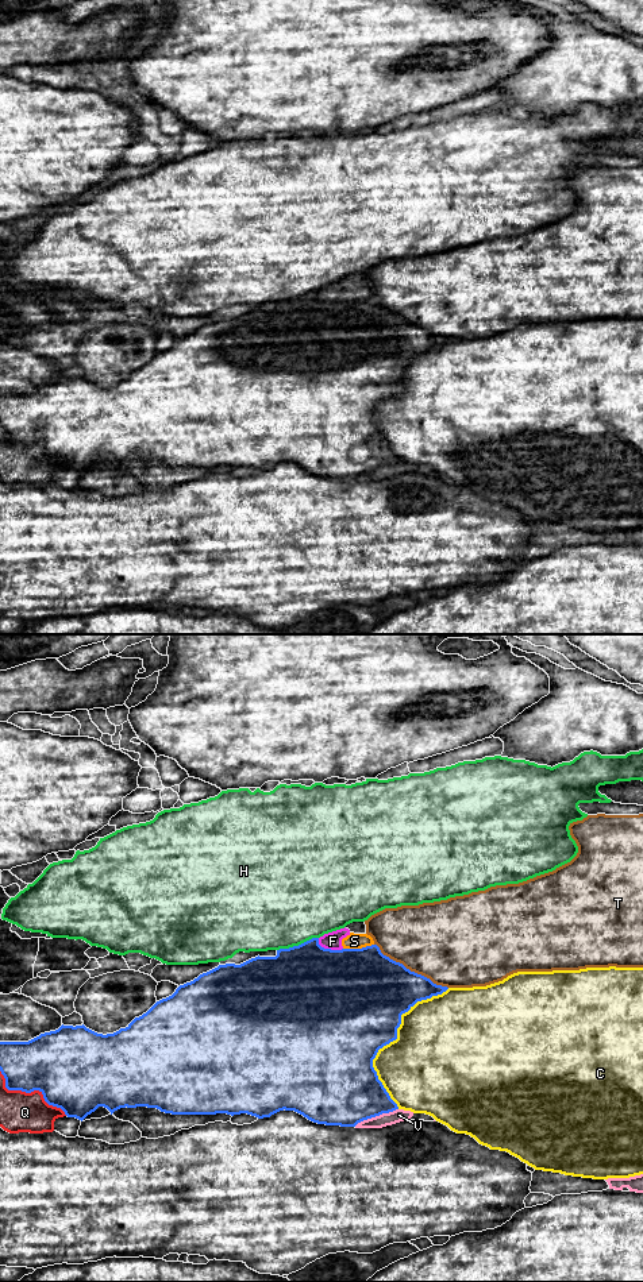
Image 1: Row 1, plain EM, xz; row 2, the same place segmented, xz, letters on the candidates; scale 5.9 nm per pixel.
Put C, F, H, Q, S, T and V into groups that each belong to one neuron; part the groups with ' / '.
C / F S / H / Q / T / V

